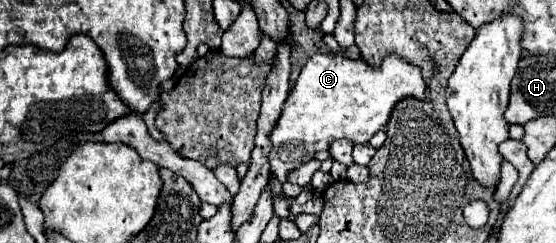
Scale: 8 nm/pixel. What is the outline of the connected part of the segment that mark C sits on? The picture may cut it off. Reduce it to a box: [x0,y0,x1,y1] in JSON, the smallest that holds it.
[269,52,427,184]

